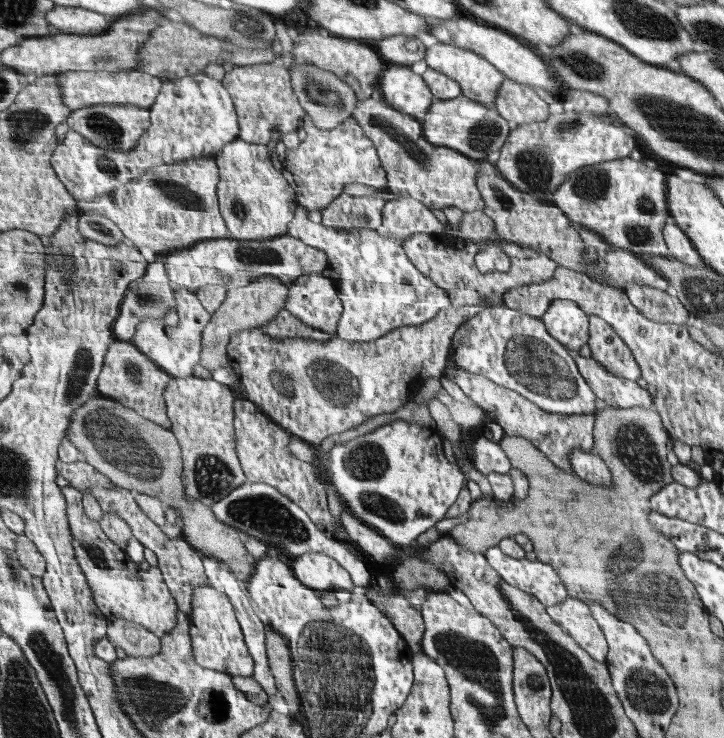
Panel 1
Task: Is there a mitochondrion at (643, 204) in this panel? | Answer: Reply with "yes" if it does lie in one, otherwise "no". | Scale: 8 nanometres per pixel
yes

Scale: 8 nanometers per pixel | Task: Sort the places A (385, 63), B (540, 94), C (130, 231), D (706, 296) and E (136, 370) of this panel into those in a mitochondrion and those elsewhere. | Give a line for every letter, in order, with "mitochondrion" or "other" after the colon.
A: other
B: other
C: other
D: mitochondrion
E: mitochondrion

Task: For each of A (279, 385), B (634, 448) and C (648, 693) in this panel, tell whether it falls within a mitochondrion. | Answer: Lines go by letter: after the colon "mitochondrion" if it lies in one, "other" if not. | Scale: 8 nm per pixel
A: mitochondrion
B: mitochondrion
C: mitochondrion

